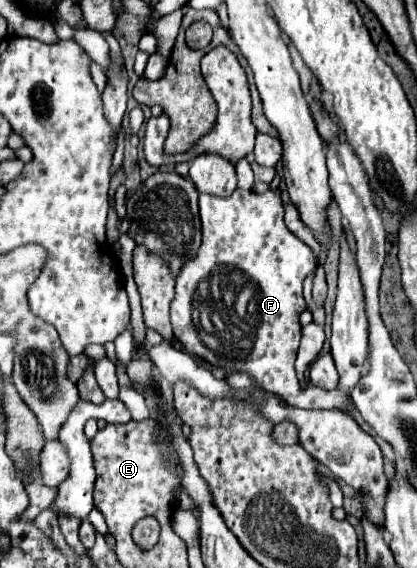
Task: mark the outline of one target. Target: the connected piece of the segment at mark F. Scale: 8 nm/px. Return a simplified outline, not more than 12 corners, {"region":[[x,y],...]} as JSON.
{"region":[[280,192],[200,194],[202,244],[170,320],[188,354],[246,372],[288,404],[312,250]]}

